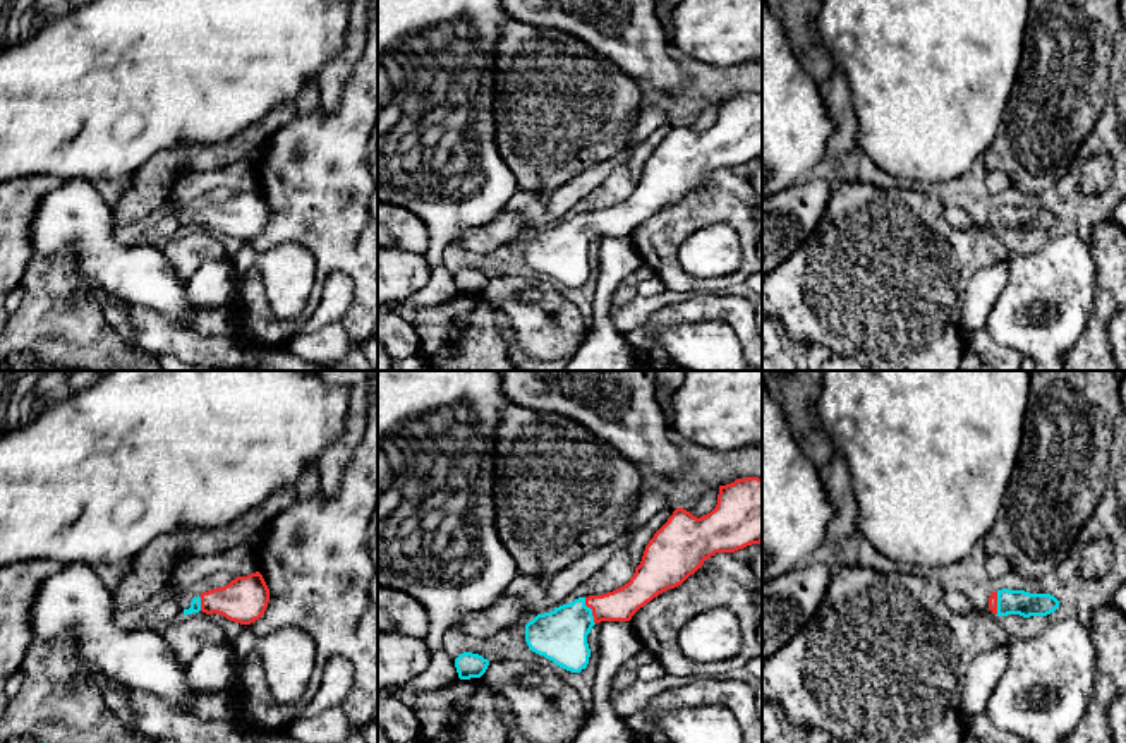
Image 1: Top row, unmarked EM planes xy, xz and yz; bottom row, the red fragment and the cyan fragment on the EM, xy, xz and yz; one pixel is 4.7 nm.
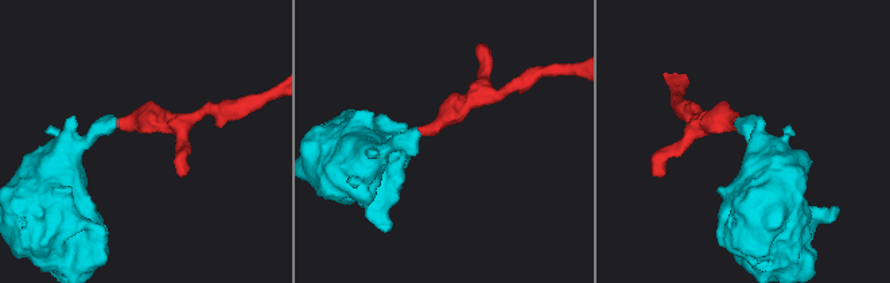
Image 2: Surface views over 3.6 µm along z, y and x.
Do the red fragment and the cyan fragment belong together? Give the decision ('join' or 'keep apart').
join

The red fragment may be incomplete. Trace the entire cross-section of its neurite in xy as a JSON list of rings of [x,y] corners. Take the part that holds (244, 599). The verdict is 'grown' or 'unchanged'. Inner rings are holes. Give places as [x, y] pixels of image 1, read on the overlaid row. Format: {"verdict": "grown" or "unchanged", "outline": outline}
{"verdict": "grown", "outline": [[[259,571],[237,577],[228,585],[203,592],[194,597],[185,614],[206,613],[221,614],[230,621],[251,625],[259,619],[269,602],[269,589]]]}

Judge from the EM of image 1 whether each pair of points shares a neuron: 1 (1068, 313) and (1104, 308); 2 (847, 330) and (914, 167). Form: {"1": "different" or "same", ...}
{"1": "different", "2": "different"}

